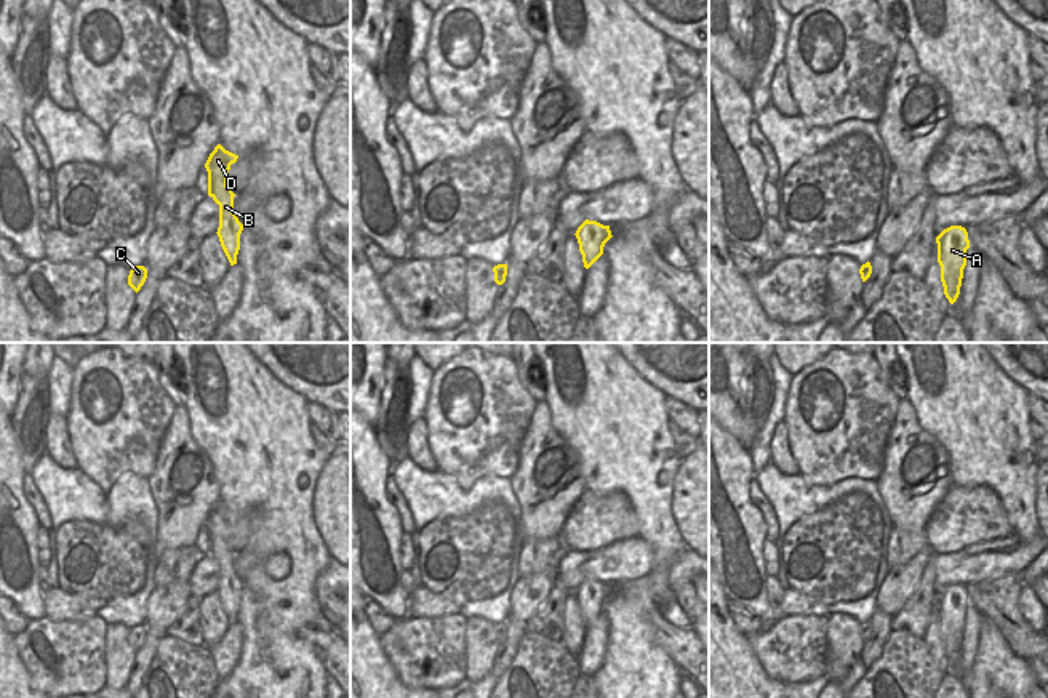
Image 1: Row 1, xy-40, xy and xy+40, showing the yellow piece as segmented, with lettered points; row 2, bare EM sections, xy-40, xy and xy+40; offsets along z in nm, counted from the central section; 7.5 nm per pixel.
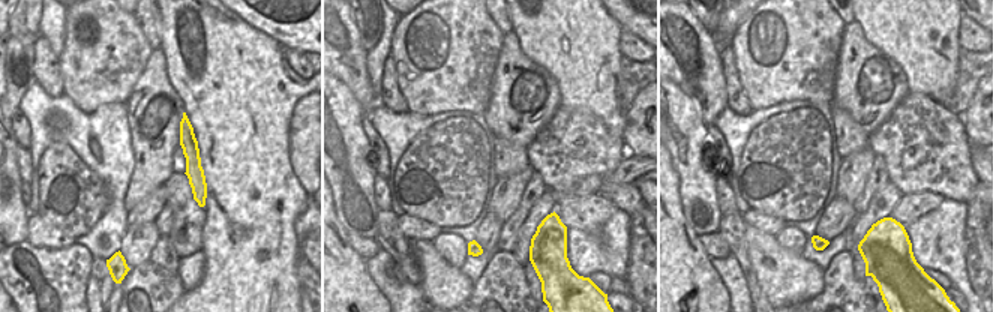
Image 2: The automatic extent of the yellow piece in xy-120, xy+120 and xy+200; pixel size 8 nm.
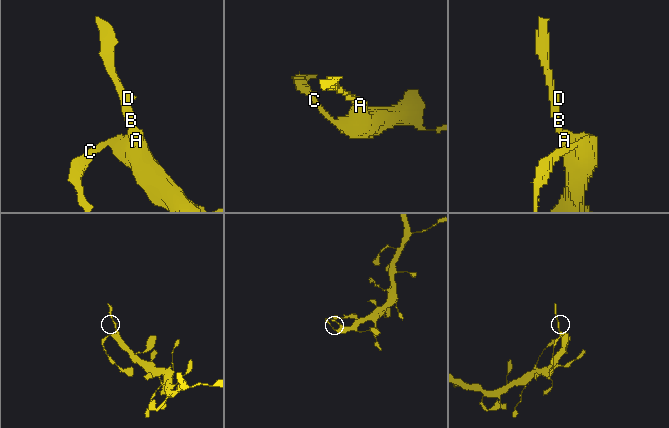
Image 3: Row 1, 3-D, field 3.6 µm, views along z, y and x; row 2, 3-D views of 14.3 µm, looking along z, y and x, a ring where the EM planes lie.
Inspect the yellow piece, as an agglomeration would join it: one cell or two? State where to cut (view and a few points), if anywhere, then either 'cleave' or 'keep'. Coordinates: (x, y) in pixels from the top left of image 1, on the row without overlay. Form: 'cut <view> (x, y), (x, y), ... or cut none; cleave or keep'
cut none; keep

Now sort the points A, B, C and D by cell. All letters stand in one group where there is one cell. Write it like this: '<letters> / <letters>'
A B C D

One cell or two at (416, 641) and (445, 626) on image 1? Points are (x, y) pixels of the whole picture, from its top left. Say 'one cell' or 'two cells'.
one cell

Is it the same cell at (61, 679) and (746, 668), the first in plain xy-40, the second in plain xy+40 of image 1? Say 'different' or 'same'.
different

